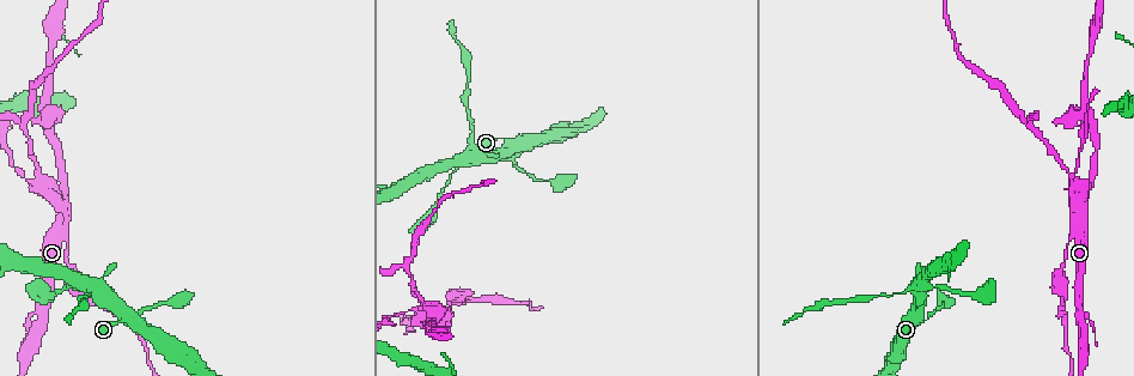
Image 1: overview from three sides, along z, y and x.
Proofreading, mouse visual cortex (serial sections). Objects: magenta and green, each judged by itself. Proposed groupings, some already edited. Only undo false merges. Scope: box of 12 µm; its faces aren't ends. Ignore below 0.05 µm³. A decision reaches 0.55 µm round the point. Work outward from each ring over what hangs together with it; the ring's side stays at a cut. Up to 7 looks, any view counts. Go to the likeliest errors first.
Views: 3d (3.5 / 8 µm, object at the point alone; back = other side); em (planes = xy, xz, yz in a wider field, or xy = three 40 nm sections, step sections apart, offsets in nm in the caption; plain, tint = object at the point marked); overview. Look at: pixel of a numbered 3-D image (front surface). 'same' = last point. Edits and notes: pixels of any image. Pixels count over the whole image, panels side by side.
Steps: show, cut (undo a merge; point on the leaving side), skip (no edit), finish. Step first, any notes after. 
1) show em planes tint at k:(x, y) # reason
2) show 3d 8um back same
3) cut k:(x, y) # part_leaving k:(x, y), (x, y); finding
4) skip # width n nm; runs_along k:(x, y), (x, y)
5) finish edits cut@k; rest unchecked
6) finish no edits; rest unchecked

show 3d 3.5um at 1:(893, 293) # a narrow waist

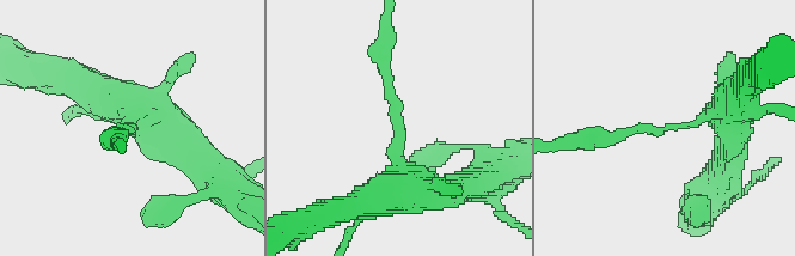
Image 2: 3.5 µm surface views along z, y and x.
show em xy step 5 tint at 2:(670, 126) # arm_widths 150, 450 nm; shape alone is not enough

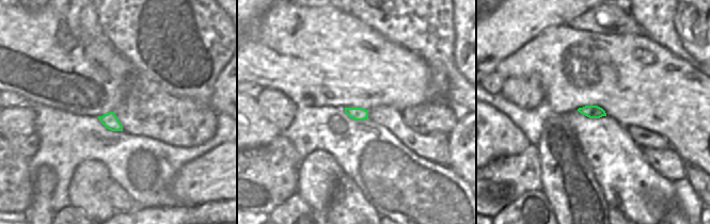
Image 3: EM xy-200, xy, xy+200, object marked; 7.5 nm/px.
cut 2:(380, 47) # part_leaving 2:(387, 92), (384, 25); a second cell is stuck on

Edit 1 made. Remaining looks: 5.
show overview # see it whole again

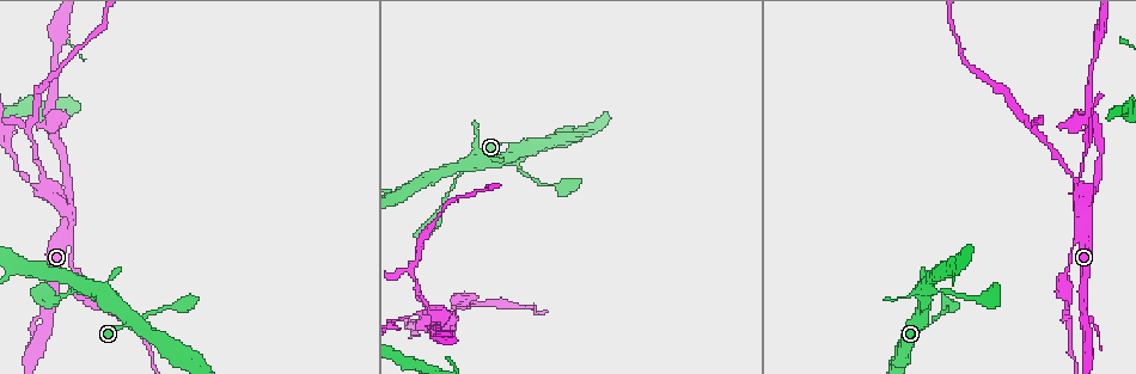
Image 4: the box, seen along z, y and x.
show 3d 8um at 4:(51, 119) # arms part here

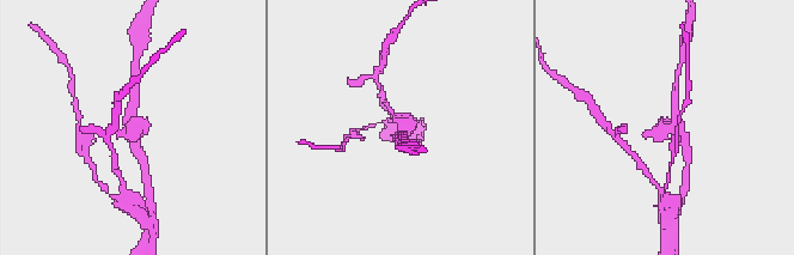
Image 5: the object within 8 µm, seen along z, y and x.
show em xy step 3 tint at 5:(395, 139) # shape alone is not enough

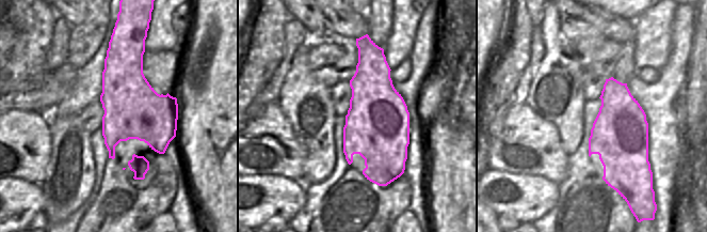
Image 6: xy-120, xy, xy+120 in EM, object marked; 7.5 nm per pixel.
cut 5:(651, 133) # a second cell is stuck on

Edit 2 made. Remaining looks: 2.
show 3d 3.5um at 4:(399, 194) # side arm on a straight run

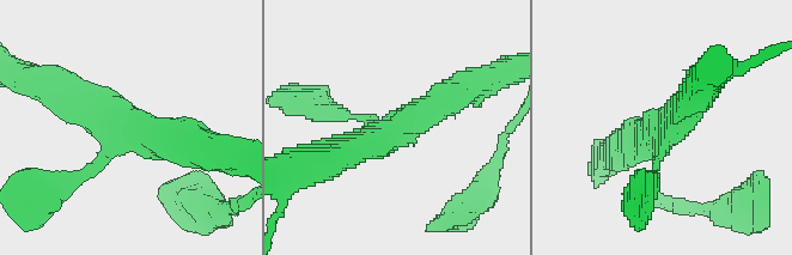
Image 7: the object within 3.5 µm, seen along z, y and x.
show em planes tint at 7:(670, 131) # arms 3; arm_widths 100, 350, 450 nm; now the EM

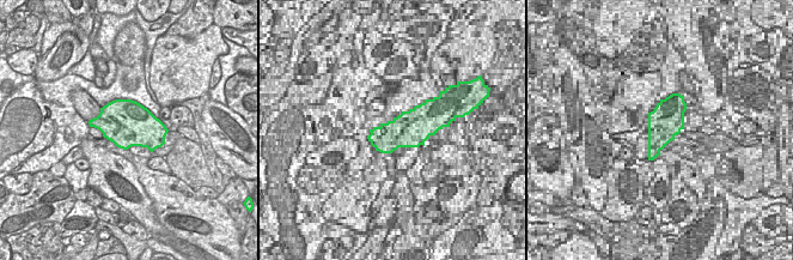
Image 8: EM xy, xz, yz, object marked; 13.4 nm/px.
skip # runs_along 7:(462, 90), (359, 149), (351, 161); one cell here

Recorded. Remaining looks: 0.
finish edits cut@2, cut@5; rest unchecked

